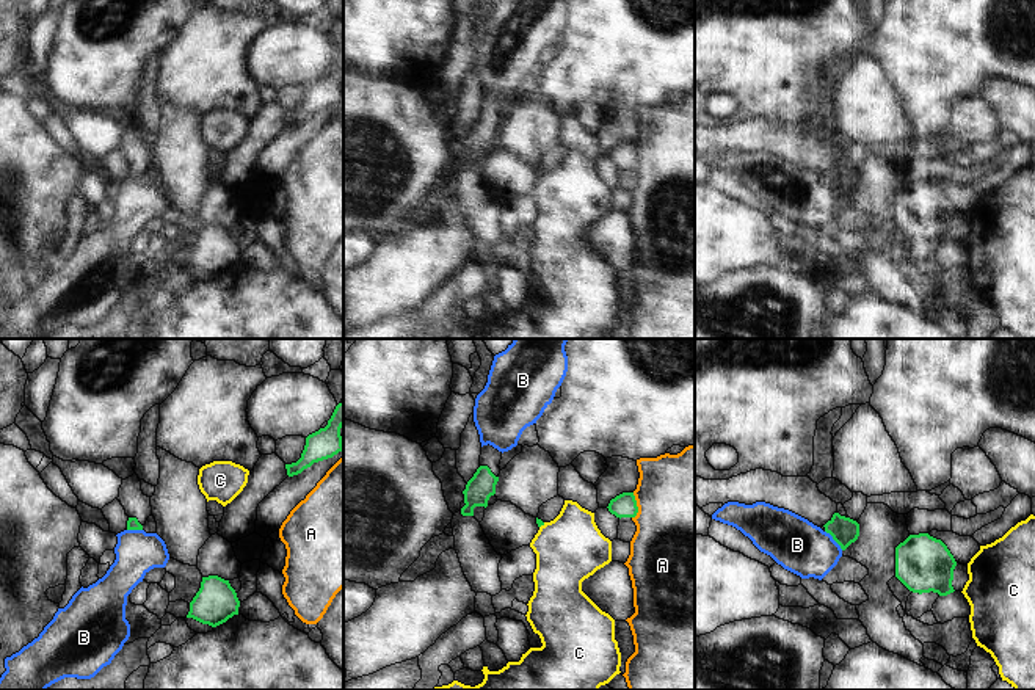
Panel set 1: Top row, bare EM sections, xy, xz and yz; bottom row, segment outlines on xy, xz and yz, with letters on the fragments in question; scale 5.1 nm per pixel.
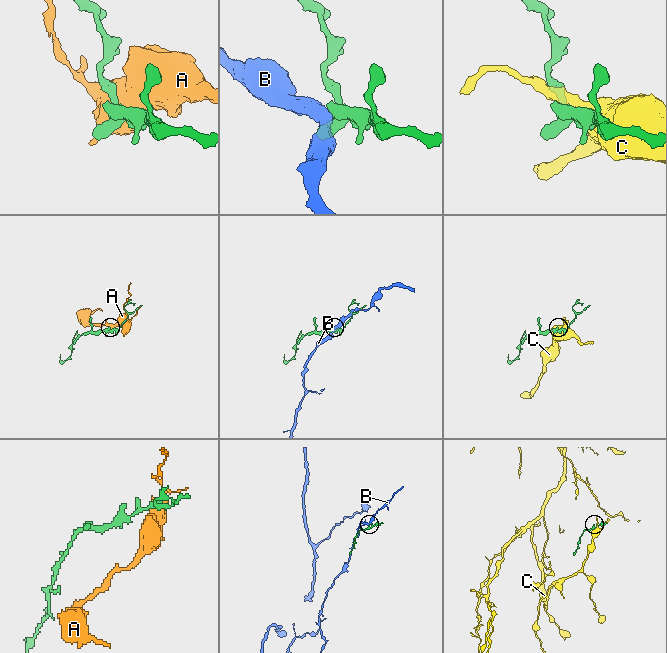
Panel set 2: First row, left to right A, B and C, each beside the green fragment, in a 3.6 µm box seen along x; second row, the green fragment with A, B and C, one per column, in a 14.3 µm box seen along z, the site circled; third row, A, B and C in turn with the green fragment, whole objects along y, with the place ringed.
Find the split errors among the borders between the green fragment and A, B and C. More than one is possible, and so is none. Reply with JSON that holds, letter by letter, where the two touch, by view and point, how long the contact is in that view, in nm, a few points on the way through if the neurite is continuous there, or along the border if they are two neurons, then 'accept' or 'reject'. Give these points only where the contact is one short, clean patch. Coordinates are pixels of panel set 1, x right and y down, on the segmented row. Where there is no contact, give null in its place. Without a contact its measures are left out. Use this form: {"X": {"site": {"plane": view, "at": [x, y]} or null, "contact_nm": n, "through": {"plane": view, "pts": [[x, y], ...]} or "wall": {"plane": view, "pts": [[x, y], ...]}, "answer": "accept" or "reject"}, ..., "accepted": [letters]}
{"A": {"site": {"plane": "xz", "at": [635, 505]}, "contact_nm": 140, "answer": "reject"}, "B": {"site": {"plane": "yz", "at": [833, 538]}, "contact_nm": 140, "wall": {"plane": "yz", "pts": [[825, 530], [842, 549]]}, "answer": "reject"}, "C": {"site": {"plane": "xz", "at": [541, 524]}, "contact_nm": 40, "answer": "reject"}, "accepted": []}

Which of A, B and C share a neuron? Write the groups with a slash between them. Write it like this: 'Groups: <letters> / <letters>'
Groups: A / B / C

